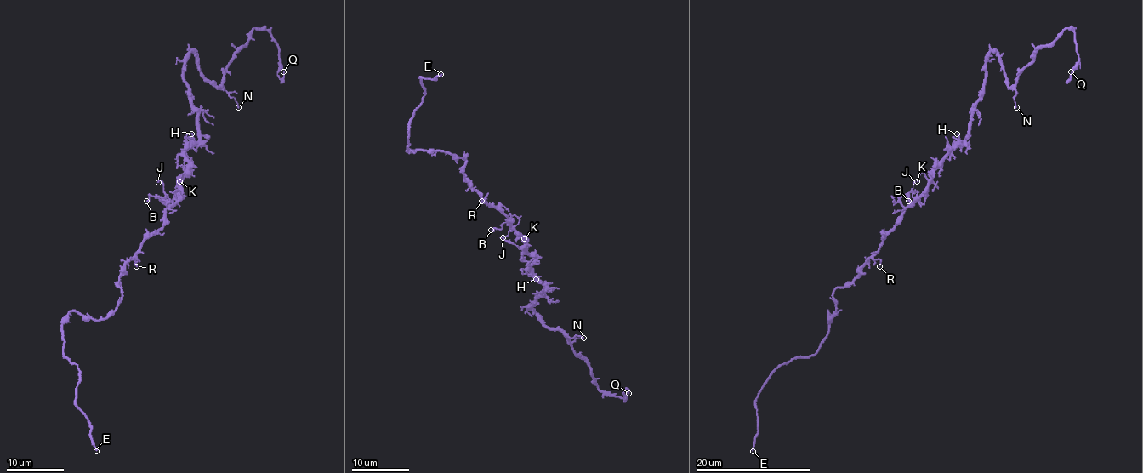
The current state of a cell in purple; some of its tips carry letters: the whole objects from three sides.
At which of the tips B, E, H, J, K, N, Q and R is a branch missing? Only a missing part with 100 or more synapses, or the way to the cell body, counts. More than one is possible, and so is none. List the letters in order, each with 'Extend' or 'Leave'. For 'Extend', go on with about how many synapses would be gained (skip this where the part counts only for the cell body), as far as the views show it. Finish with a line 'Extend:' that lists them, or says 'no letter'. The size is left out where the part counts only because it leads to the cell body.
B: Leave
E: Extend
H: Leave
J: Leave
K: Leave
N: Leave
Q: Leave
R: Leave
Extend: E

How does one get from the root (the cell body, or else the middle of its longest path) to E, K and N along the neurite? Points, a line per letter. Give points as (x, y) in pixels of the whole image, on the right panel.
E: (917, 198), (833, 292), (820, 348), (781, 364), (762, 387), (753, 451)
K: (917, 198), (927, 186), (928, 179), (921, 173), (917, 181)
N: (917, 198), (932, 169), (965, 138), (986, 78), (986, 57), (992, 51), (1006, 82), (1016, 91), (1016, 107)

